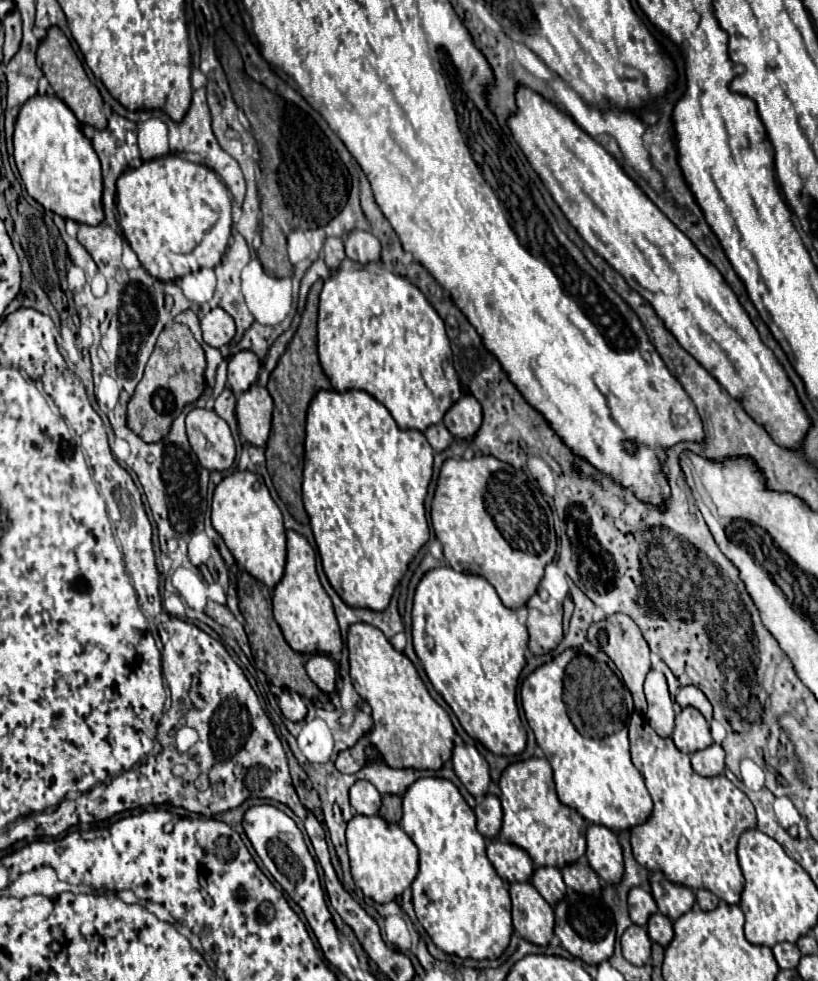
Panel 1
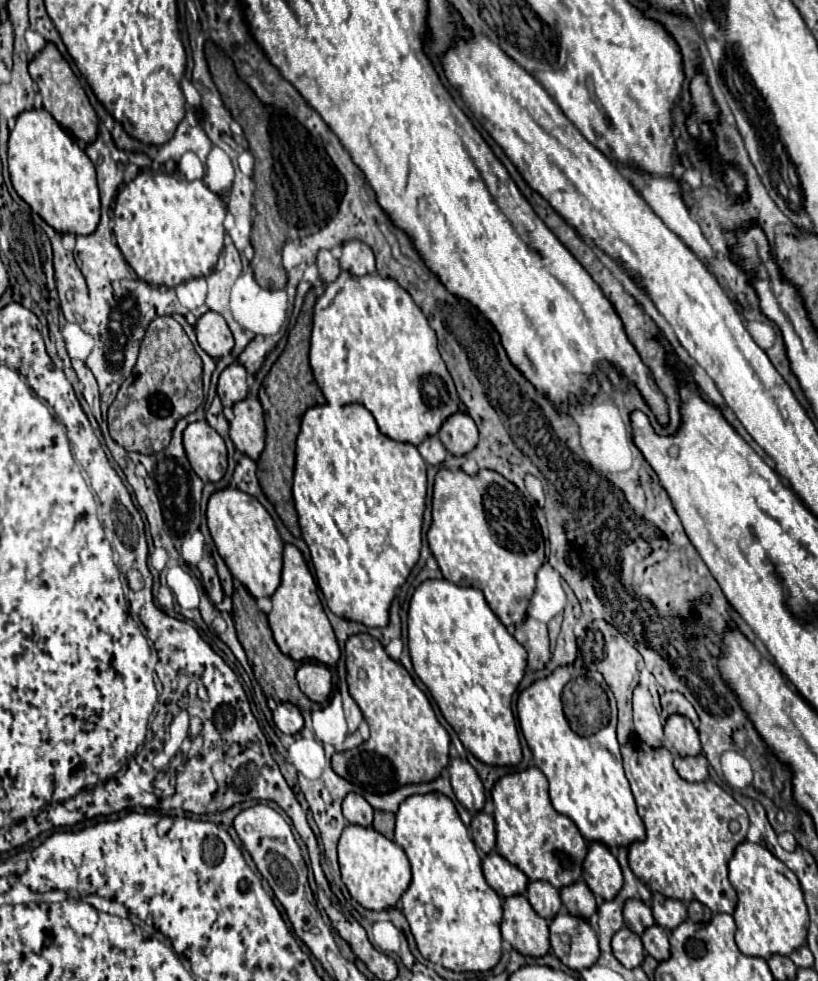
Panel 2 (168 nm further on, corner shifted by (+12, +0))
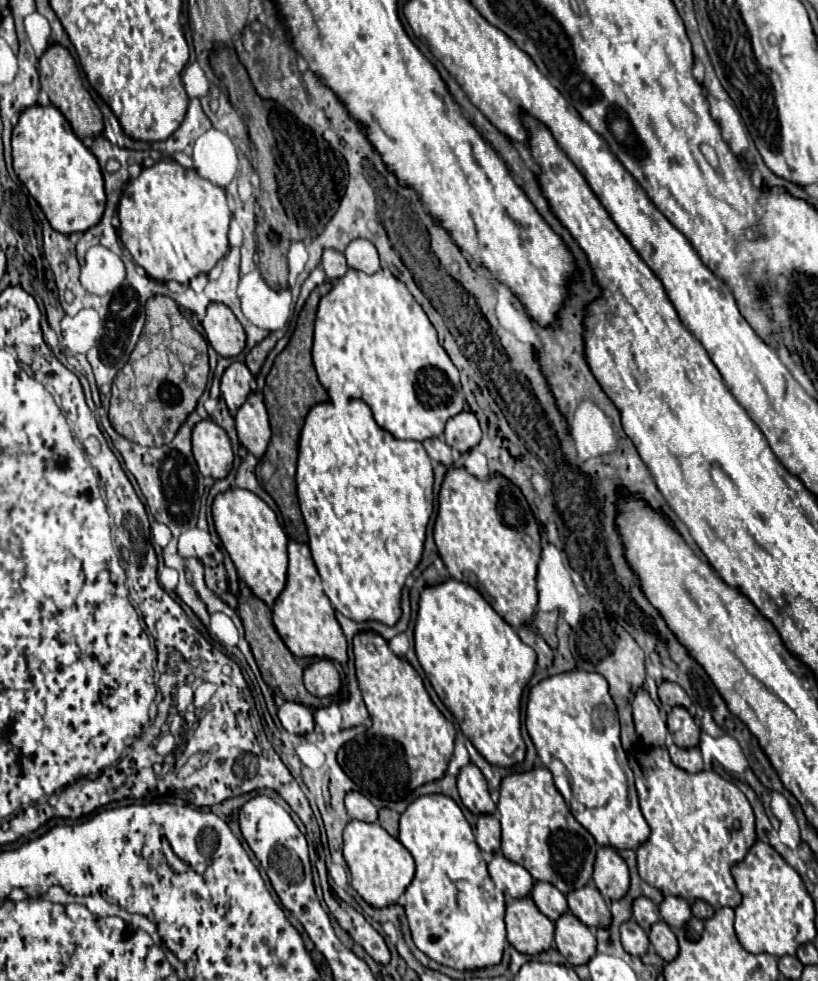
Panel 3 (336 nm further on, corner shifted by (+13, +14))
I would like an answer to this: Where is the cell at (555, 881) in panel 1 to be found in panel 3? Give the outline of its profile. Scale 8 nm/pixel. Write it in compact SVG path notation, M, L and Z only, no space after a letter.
M536 882L532 892L530 892L532 900L536 902L538 910L548 916L550 920L556 920L560 914L568 912L568 904L566 904L566 896L562 892L558 892L558 888L554 888L554 884L546 884L546 882Z

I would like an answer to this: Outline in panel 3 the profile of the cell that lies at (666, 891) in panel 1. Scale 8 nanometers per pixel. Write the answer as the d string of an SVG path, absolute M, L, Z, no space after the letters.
M664 896L662 904L658 908L660 908L662 920L666 924L670 924L672 928L680 928L692 916L690 904L684 898L678 898L678 896Z

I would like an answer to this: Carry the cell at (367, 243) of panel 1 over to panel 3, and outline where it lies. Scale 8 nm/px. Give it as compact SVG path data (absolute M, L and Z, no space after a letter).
M356 238L348 244L346 252L344 252L348 266L354 270L362 270L366 274L374 274L380 270L380 260L378 260L378 252L376 246L370 240L364 238Z

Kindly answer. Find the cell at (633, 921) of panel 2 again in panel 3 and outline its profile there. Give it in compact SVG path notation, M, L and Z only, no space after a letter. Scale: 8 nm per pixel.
M640 896L632 904L632 918L648 932L650 926L658 920L658 906L652 900Z

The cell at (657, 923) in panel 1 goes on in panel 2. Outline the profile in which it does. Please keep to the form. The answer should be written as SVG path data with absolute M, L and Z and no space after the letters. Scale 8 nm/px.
M651 926L651 930L645 930L643 936L643 946L645 950L657 960L657 962L663 962L671 956L671 950L669 950L669 936L667 932L661 928L661 926Z

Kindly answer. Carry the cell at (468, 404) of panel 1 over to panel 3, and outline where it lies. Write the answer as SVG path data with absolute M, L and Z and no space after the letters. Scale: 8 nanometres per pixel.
M460 412L458 416L452 416L446 422L446 430L444 430L446 444L450 444L458 452L466 452L472 446L476 446L480 442L480 436L482 432L472 412Z

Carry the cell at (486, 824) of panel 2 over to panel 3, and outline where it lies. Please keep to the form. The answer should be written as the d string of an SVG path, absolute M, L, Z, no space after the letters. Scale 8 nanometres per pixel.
M480 814L474 834L484 852L496 852L500 848L500 822L496 814Z

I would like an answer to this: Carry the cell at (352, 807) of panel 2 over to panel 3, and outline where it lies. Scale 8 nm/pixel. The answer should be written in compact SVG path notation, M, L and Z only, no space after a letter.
M361 792L346 794L346 810L350 818L356 818L362 822L376 822L378 818L378 808Z

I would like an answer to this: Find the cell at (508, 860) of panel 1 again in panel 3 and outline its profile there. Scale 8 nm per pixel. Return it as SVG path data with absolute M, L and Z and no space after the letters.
M494 852L492 860L488 862L488 872L492 882L510 898L522 898L530 894L534 878L526 868L514 864L512 860L504 858L502 852Z

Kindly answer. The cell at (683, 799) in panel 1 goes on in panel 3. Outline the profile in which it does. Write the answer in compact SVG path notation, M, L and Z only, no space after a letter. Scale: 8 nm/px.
M642 746L642 748L628 752L628 760L634 774L640 808L650 826L648 840L636 850L638 872L642 880L646 880L650 886L656 886L662 894L680 896L688 900L690 904L696 898L702 898L716 910L724 906L736 908L742 896L736 890L736 882L730 874L730 868L732 864L740 862L750 850L750 846L756 842L754 812L746 796L732 782L724 780L712 770L690 774L674 766L666 748Z

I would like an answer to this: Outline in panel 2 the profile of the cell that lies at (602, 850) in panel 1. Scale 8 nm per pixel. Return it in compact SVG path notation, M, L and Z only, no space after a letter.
M599 842L589 844L589 852L583 862L583 878L591 892L603 900L613 900L623 886L619 862L609 848Z

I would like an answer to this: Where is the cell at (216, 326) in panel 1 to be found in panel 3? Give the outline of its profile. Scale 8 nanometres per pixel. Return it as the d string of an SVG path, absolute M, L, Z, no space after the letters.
M212 302L206 310L206 318L202 320L202 326L204 326L210 346L220 356L232 358L242 352L244 342L246 342L246 334L242 330L240 322L236 320L236 316L224 304Z

